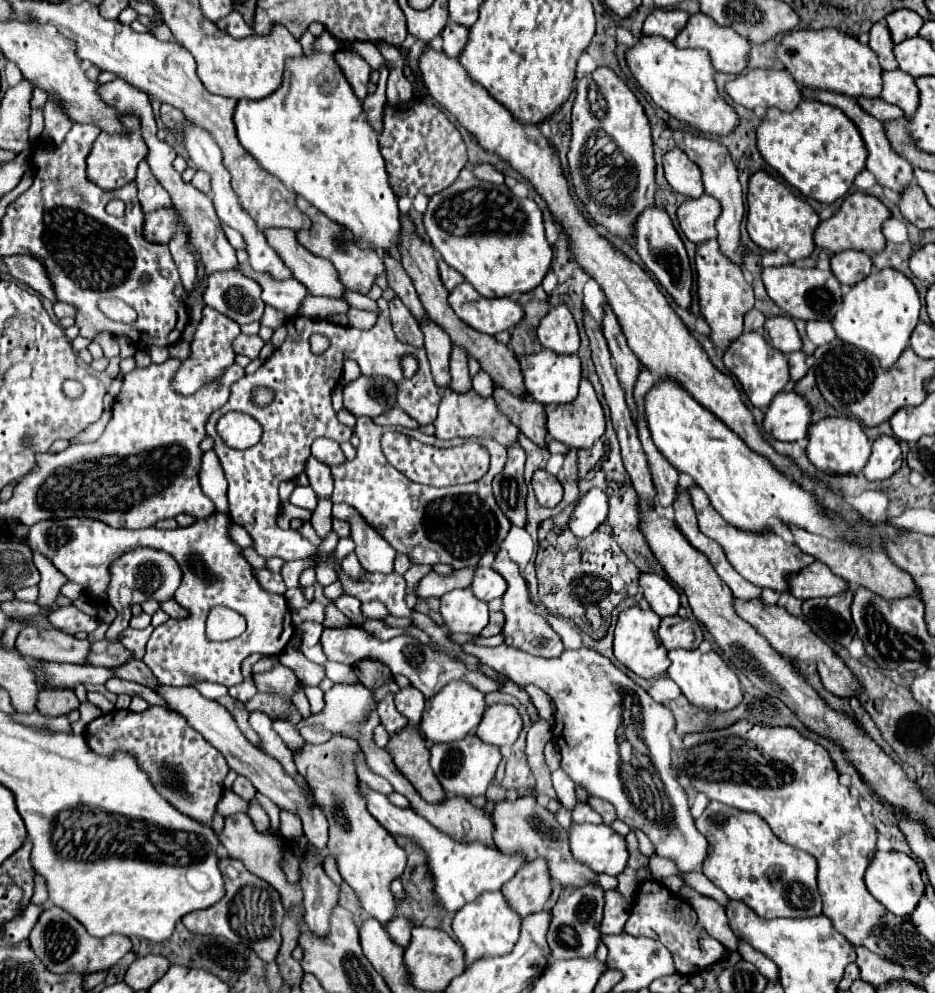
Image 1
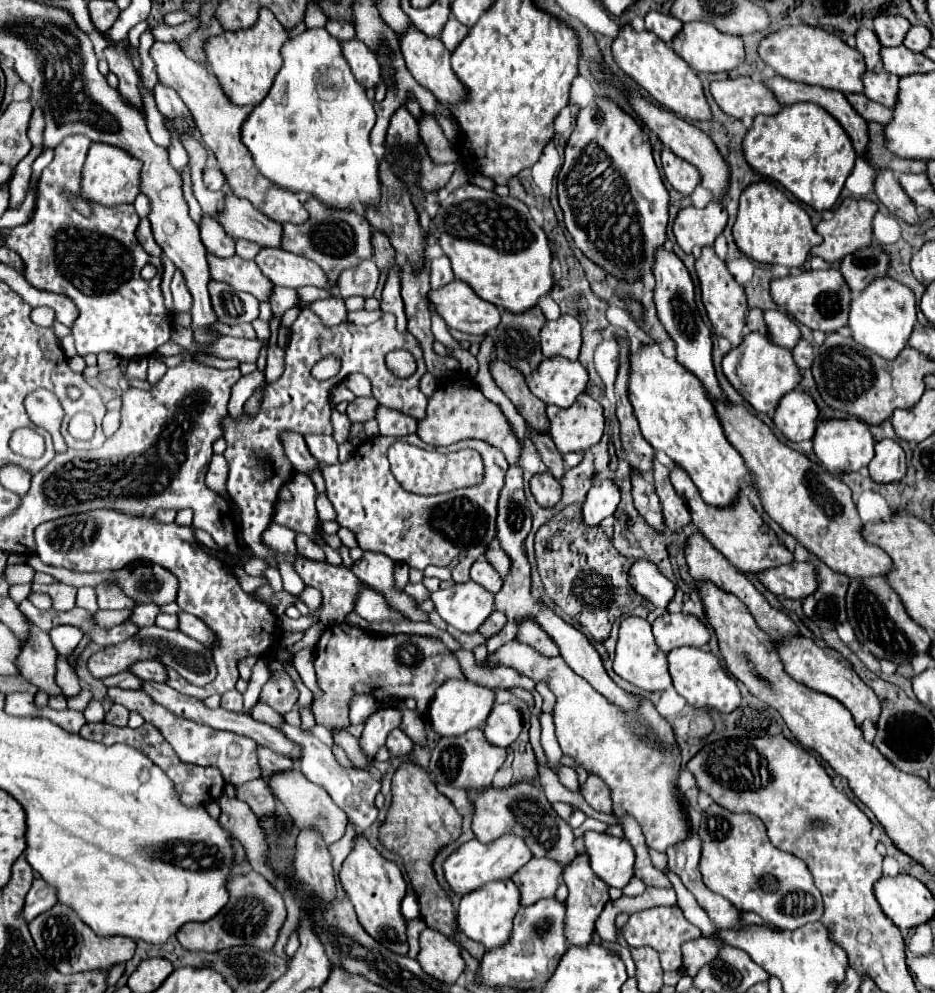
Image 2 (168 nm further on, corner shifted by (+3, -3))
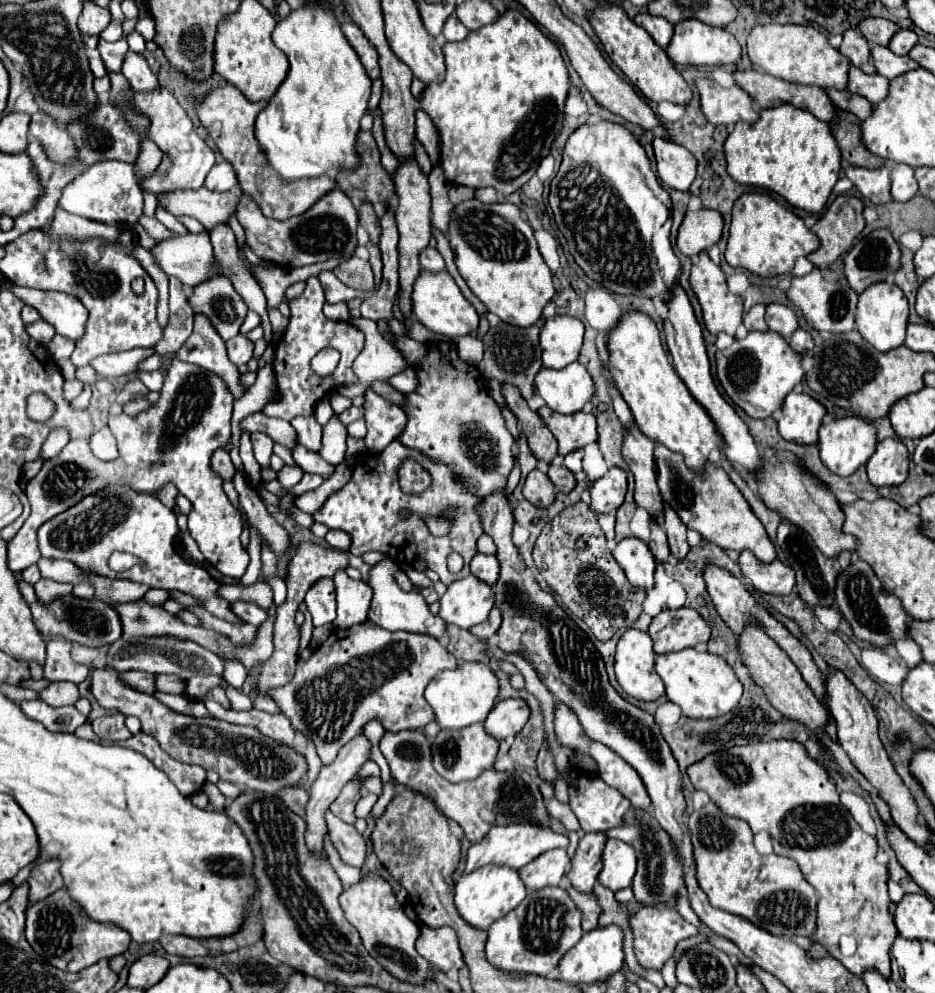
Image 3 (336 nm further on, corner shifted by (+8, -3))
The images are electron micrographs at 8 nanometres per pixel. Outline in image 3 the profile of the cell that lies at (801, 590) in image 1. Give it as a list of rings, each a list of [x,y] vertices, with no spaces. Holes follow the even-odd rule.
[[[744,549],[738,557],[738,565],[742,575],[748,577],[756,591],[770,593],[770,595],[788,595],[794,587],[794,571],[784,565],[782,561],[774,559],[772,563],[758,561],[748,549]]]

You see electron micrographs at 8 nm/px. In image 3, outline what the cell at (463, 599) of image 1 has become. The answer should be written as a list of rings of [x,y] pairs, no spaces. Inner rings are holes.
[[[474,575],[456,579],[440,599],[440,617],[462,629],[482,623],[494,607],[494,591]]]

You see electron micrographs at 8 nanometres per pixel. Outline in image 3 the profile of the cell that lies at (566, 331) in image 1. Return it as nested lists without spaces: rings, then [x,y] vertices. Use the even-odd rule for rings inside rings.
[[[556,315],[548,319],[540,333],[544,367],[564,369],[566,365],[574,363],[582,347],[582,335],[584,325],[574,317]]]

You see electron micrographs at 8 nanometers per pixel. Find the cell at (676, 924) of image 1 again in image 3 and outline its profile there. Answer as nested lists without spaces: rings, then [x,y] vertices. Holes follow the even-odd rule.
[[[656,905],[656,907],[650,907],[650,909],[642,907],[630,919],[630,925],[632,925],[632,931],[634,931],[634,951],[636,951],[640,965],[648,967],[648,969],[658,969],[658,971],[662,969],[664,961],[674,955],[674,949],[682,939],[698,933],[698,929],[694,925],[686,923],[680,917],[680,913],[674,911],[670,905]]]

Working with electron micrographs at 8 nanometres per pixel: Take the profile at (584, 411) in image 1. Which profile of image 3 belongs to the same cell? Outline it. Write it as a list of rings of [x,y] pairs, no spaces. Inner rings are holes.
[[[542,405],[538,409],[538,415],[556,437],[560,457],[568,455],[568,451],[582,449],[596,441],[596,417],[592,413],[578,411],[572,415],[562,415],[548,409],[548,405]]]

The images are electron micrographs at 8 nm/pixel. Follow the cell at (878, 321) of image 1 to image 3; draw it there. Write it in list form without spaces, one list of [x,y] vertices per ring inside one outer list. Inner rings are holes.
[[[884,281],[884,283],[874,283],[870,285],[858,299],[858,309],[856,309],[856,323],[858,323],[858,331],[860,335],[874,345],[880,351],[890,351],[896,349],[904,343],[904,335],[906,335],[906,325],[908,325],[908,299],[904,297],[904,293],[900,293],[900,287]]]

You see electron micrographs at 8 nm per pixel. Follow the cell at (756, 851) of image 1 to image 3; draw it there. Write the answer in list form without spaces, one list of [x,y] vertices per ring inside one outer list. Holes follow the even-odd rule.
[[[708,803],[700,811],[694,811],[688,817],[688,829],[692,835],[692,847],[694,847],[694,861],[698,871],[698,883],[700,889],[708,895],[712,907],[740,915],[748,919],[752,925],[758,925],[766,929],[772,935],[782,937],[810,937],[816,929],[816,891],[814,887],[802,877],[796,861],[782,857],[782,855],[760,855],[752,843],[754,835],[746,821],[726,817],[714,803]],[[718,843],[728,843],[718,851]]]

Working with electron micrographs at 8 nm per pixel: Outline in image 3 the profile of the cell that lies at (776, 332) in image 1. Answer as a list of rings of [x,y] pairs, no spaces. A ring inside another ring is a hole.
[[[772,303],[766,307],[766,323],[768,329],[780,333],[784,339],[788,339],[798,329],[796,311],[780,303]]]

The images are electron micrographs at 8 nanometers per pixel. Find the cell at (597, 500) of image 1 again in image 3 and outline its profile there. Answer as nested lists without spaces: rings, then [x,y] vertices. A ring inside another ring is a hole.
[[[620,467],[608,469],[608,473],[600,479],[596,479],[590,487],[590,507],[596,513],[614,513],[626,495],[628,479],[626,471]]]

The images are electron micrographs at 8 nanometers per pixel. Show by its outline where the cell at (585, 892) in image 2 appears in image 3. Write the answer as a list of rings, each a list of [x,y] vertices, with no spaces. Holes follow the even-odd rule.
[[[586,833],[576,849],[572,859],[572,871],[566,875],[572,881],[572,887],[582,893],[592,893],[596,877],[602,869],[602,851],[606,833]]]

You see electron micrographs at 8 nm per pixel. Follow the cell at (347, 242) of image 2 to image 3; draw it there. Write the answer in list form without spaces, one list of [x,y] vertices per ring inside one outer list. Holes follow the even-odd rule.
[[[340,189],[330,191],[324,195],[316,205],[312,205],[304,215],[278,221],[268,219],[262,215],[260,207],[254,203],[254,199],[246,197],[246,193],[240,195],[240,205],[236,207],[236,217],[240,225],[246,231],[246,241],[252,247],[252,251],[270,263],[276,263],[280,267],[304,267],[312,263],[320,263],[332,257],[344,257],[350,255],[358,241],[356,241],[356,227],[358,227],[358,211],[350,197],[346,197]]]

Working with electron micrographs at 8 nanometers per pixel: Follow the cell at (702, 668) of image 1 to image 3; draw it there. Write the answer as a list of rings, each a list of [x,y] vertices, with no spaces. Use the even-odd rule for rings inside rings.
[[[684,649],[676,653],[664,653],[656,657],[656,673],[666,685],[668,701],[676,703],[686,717],[712,719],[732,711],[742,697],[742,683],[734,675],[724,657],[712,653],[700,653],[696,649]]]

